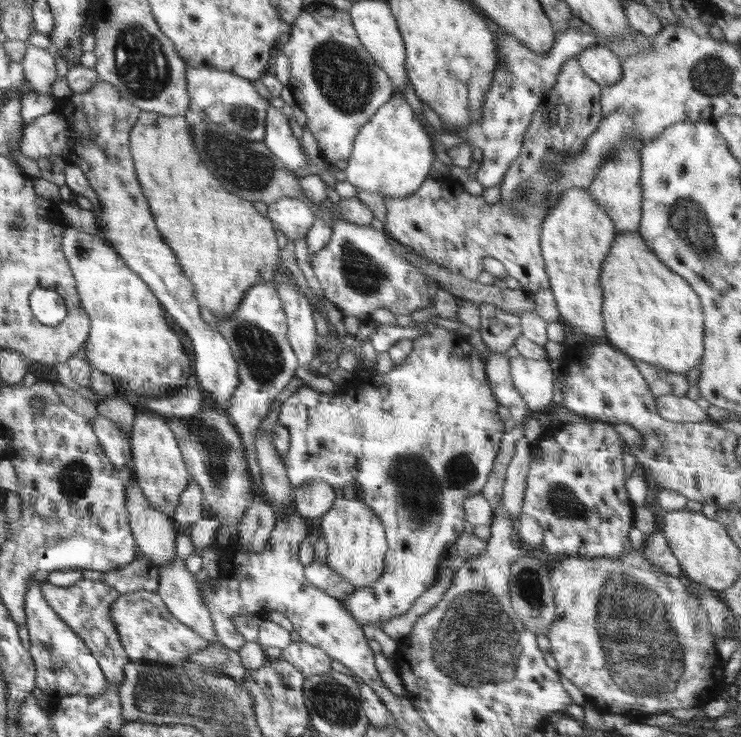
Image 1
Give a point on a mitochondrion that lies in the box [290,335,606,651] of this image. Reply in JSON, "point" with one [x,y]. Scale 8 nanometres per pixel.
{"point":[420,491]}

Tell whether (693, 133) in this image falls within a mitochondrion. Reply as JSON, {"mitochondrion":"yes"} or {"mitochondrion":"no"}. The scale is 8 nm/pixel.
{"mitochondrion":"no"}

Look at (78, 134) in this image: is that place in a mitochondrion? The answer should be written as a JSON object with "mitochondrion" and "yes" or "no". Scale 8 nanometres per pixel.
{"mitochondrion":"no"}

